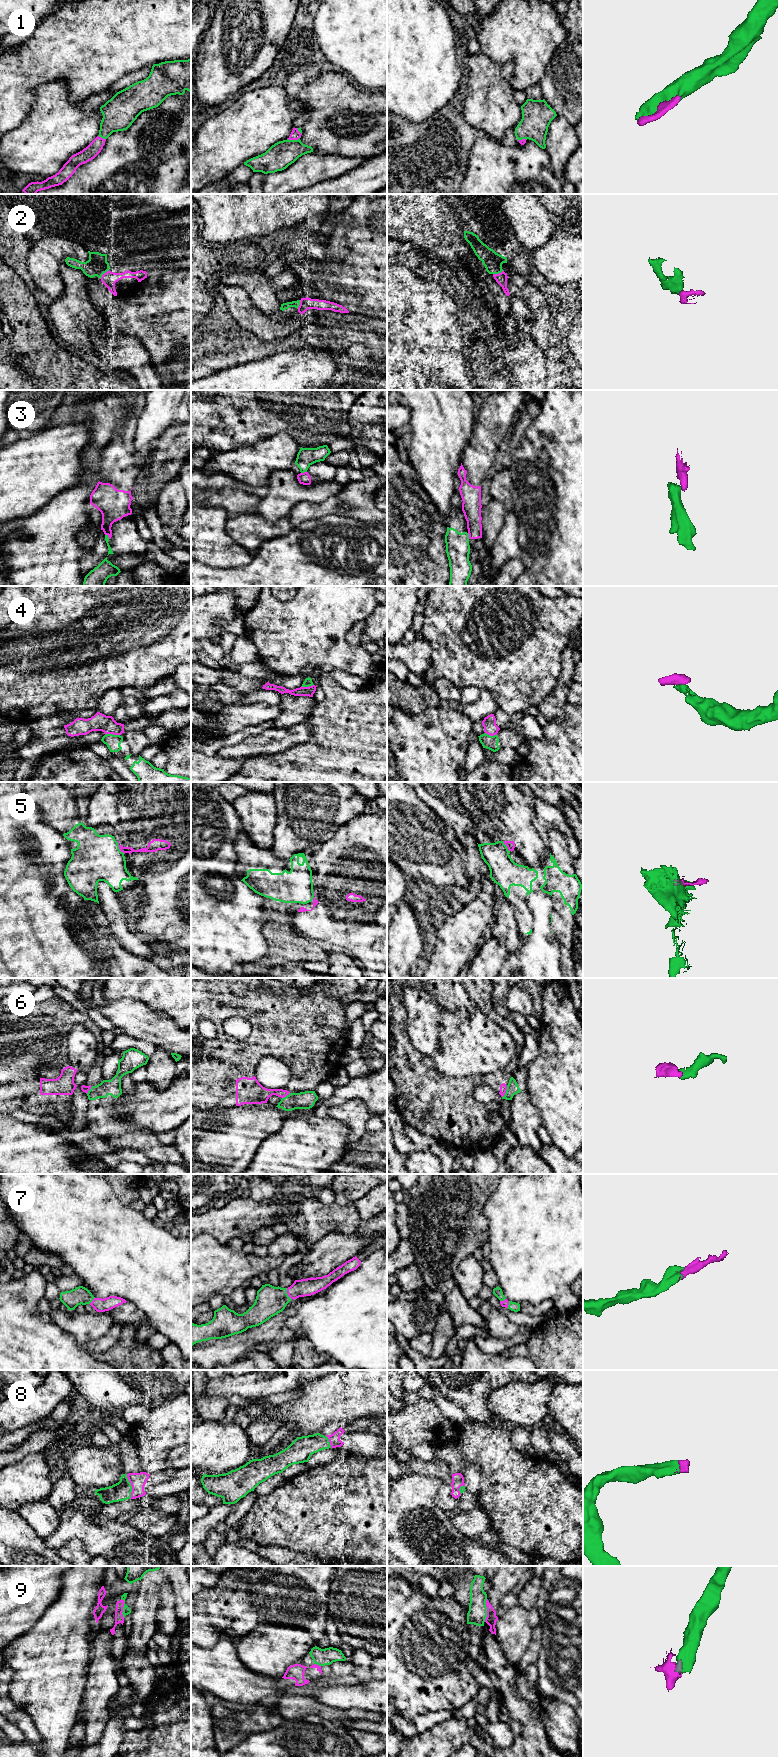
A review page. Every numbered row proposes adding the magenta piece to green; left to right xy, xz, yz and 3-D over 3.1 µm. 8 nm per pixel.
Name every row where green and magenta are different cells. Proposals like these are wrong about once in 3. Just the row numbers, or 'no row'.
3, 4, 5, 6, 9

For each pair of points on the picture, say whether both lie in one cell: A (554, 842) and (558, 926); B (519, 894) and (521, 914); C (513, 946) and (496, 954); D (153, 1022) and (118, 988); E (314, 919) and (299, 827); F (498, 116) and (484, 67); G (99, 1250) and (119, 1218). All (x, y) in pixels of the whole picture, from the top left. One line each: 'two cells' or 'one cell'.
A: one cell
B: one cell
C: two cells
D: two cells
E: two cells
F: one cell
G: one cell

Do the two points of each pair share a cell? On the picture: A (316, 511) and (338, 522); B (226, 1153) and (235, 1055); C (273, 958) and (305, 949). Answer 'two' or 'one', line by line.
A: two
B: two
C: one

